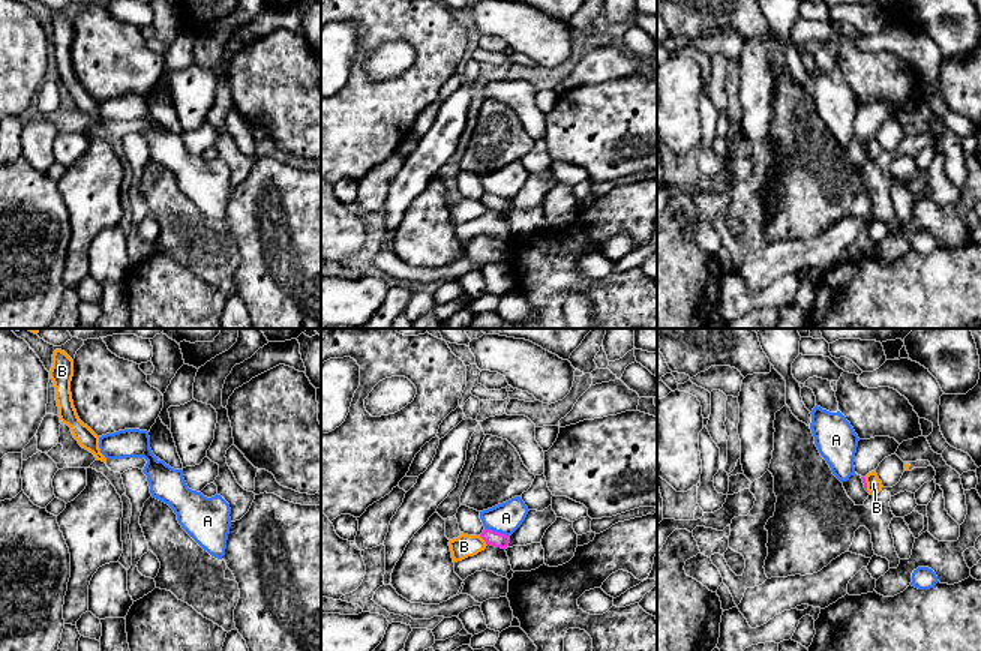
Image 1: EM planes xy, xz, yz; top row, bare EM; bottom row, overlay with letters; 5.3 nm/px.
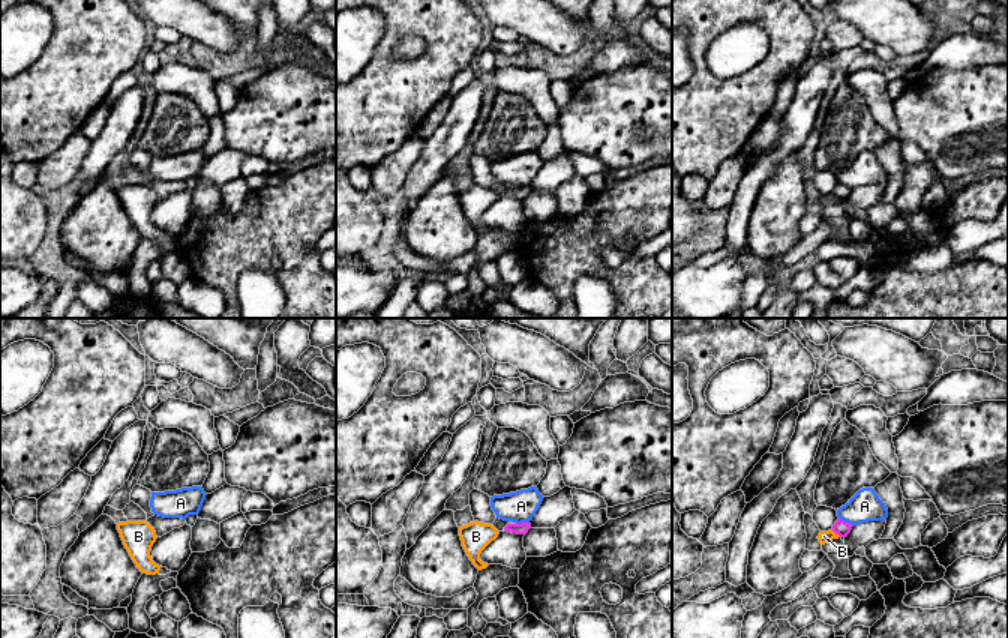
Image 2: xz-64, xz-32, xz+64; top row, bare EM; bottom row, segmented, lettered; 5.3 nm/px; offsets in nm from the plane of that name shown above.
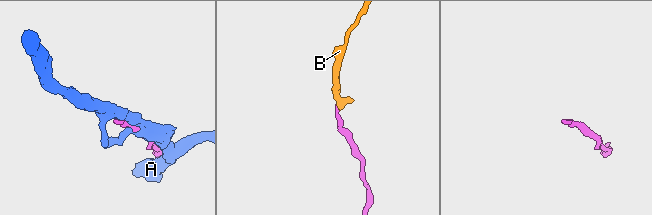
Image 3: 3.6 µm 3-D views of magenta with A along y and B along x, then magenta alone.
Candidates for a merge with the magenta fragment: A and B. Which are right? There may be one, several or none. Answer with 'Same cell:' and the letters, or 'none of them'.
Same cell: none of them

